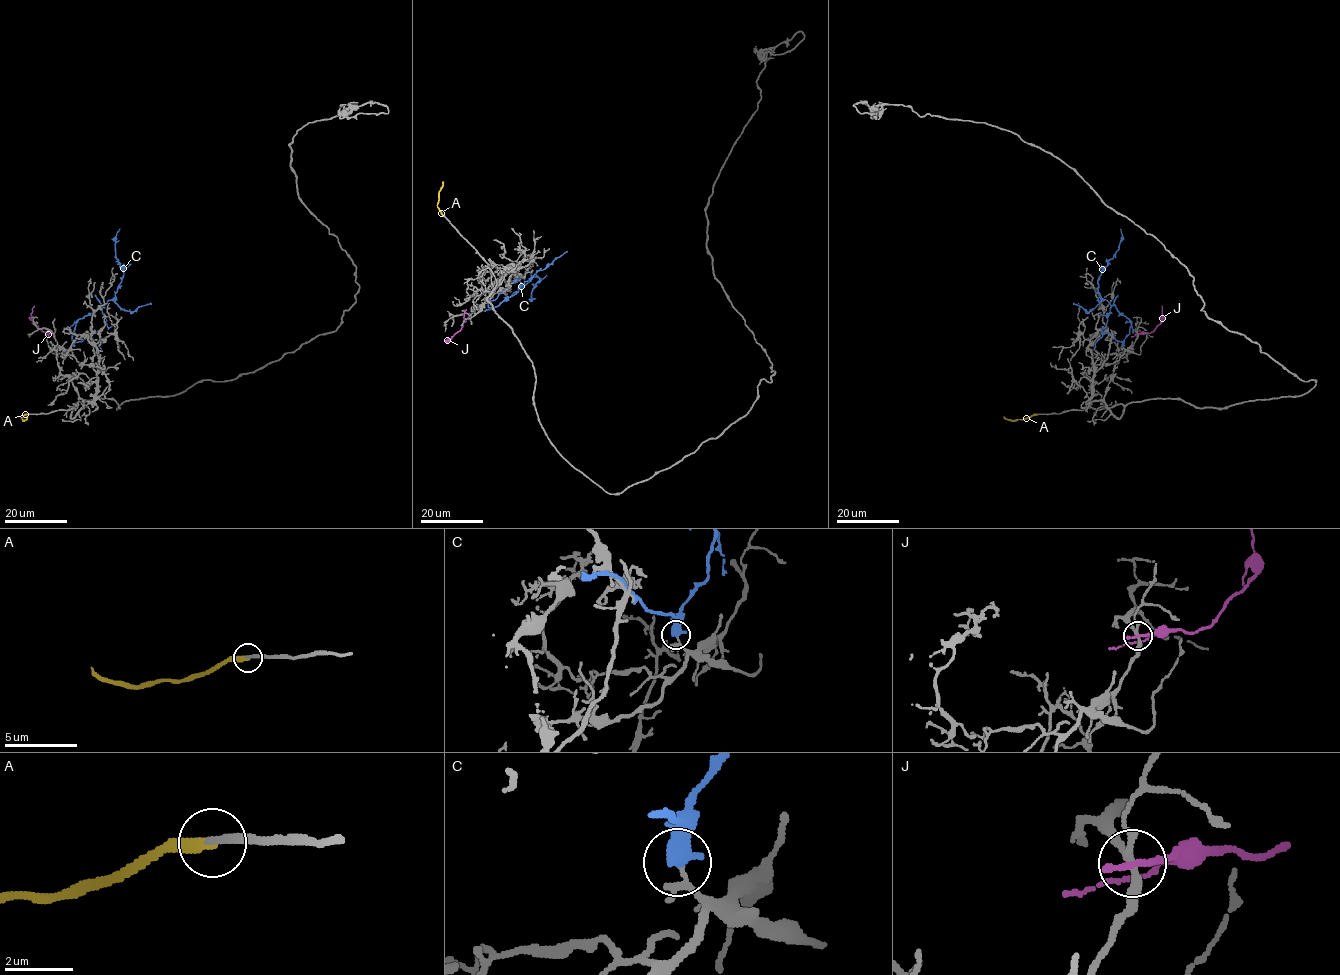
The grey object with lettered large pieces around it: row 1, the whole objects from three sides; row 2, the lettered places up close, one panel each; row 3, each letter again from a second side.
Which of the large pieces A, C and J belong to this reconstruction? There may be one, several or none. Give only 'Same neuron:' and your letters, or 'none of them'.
Same neuron: none of them

